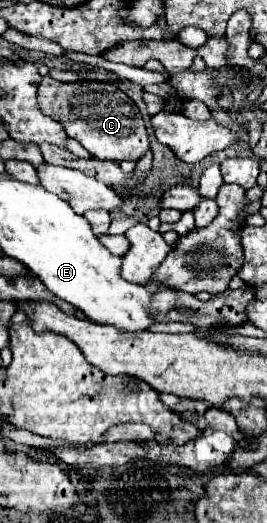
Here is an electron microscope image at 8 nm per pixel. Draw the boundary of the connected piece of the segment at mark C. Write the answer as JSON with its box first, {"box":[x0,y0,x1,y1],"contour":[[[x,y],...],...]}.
{"box":[38,76,150,162],"contour":[[[44,76],[38,86],[38,106],[46,116],[58,120],[66,134],[78,140],[98,160],[138,162],[150,150],[142,114],[138,118],[138,106],[120,90],[106,92],[100,82],[64,84]]]}

